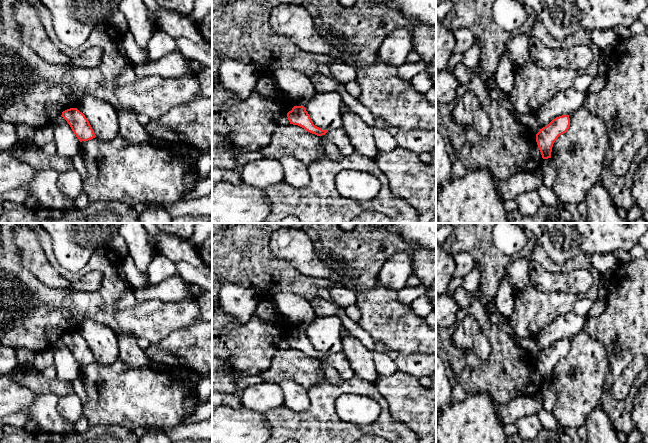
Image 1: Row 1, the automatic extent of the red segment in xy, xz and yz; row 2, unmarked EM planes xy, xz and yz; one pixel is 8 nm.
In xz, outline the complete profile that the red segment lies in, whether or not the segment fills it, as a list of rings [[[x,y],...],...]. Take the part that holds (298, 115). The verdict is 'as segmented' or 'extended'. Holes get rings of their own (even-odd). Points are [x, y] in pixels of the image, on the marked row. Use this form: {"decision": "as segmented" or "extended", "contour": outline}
{"decision": "extended", "contour": [[[294,106],[292,110],[287,113],[287,117],[290,124],[298,125],[317,136],[324,135],[339,149],[343,156],[355,153],[355,148],[352,146],[344,129],[338,128],[327,131],[315,126],[304,106]]]}

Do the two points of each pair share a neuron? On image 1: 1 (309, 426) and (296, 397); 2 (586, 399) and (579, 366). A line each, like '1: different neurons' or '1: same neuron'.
1: different neurons
2: same neuron

